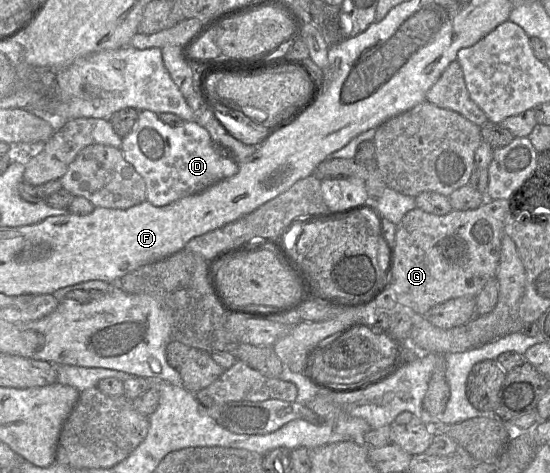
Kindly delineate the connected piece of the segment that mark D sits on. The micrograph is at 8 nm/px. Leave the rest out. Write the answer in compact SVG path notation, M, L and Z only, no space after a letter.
M140 110L132 130L122 138L124 158L142 176L146 200L154 206L165 206L183 197L199 193L211 185L235 175L239 165L211 139L208 131L195 120L171 127L158 114Z

